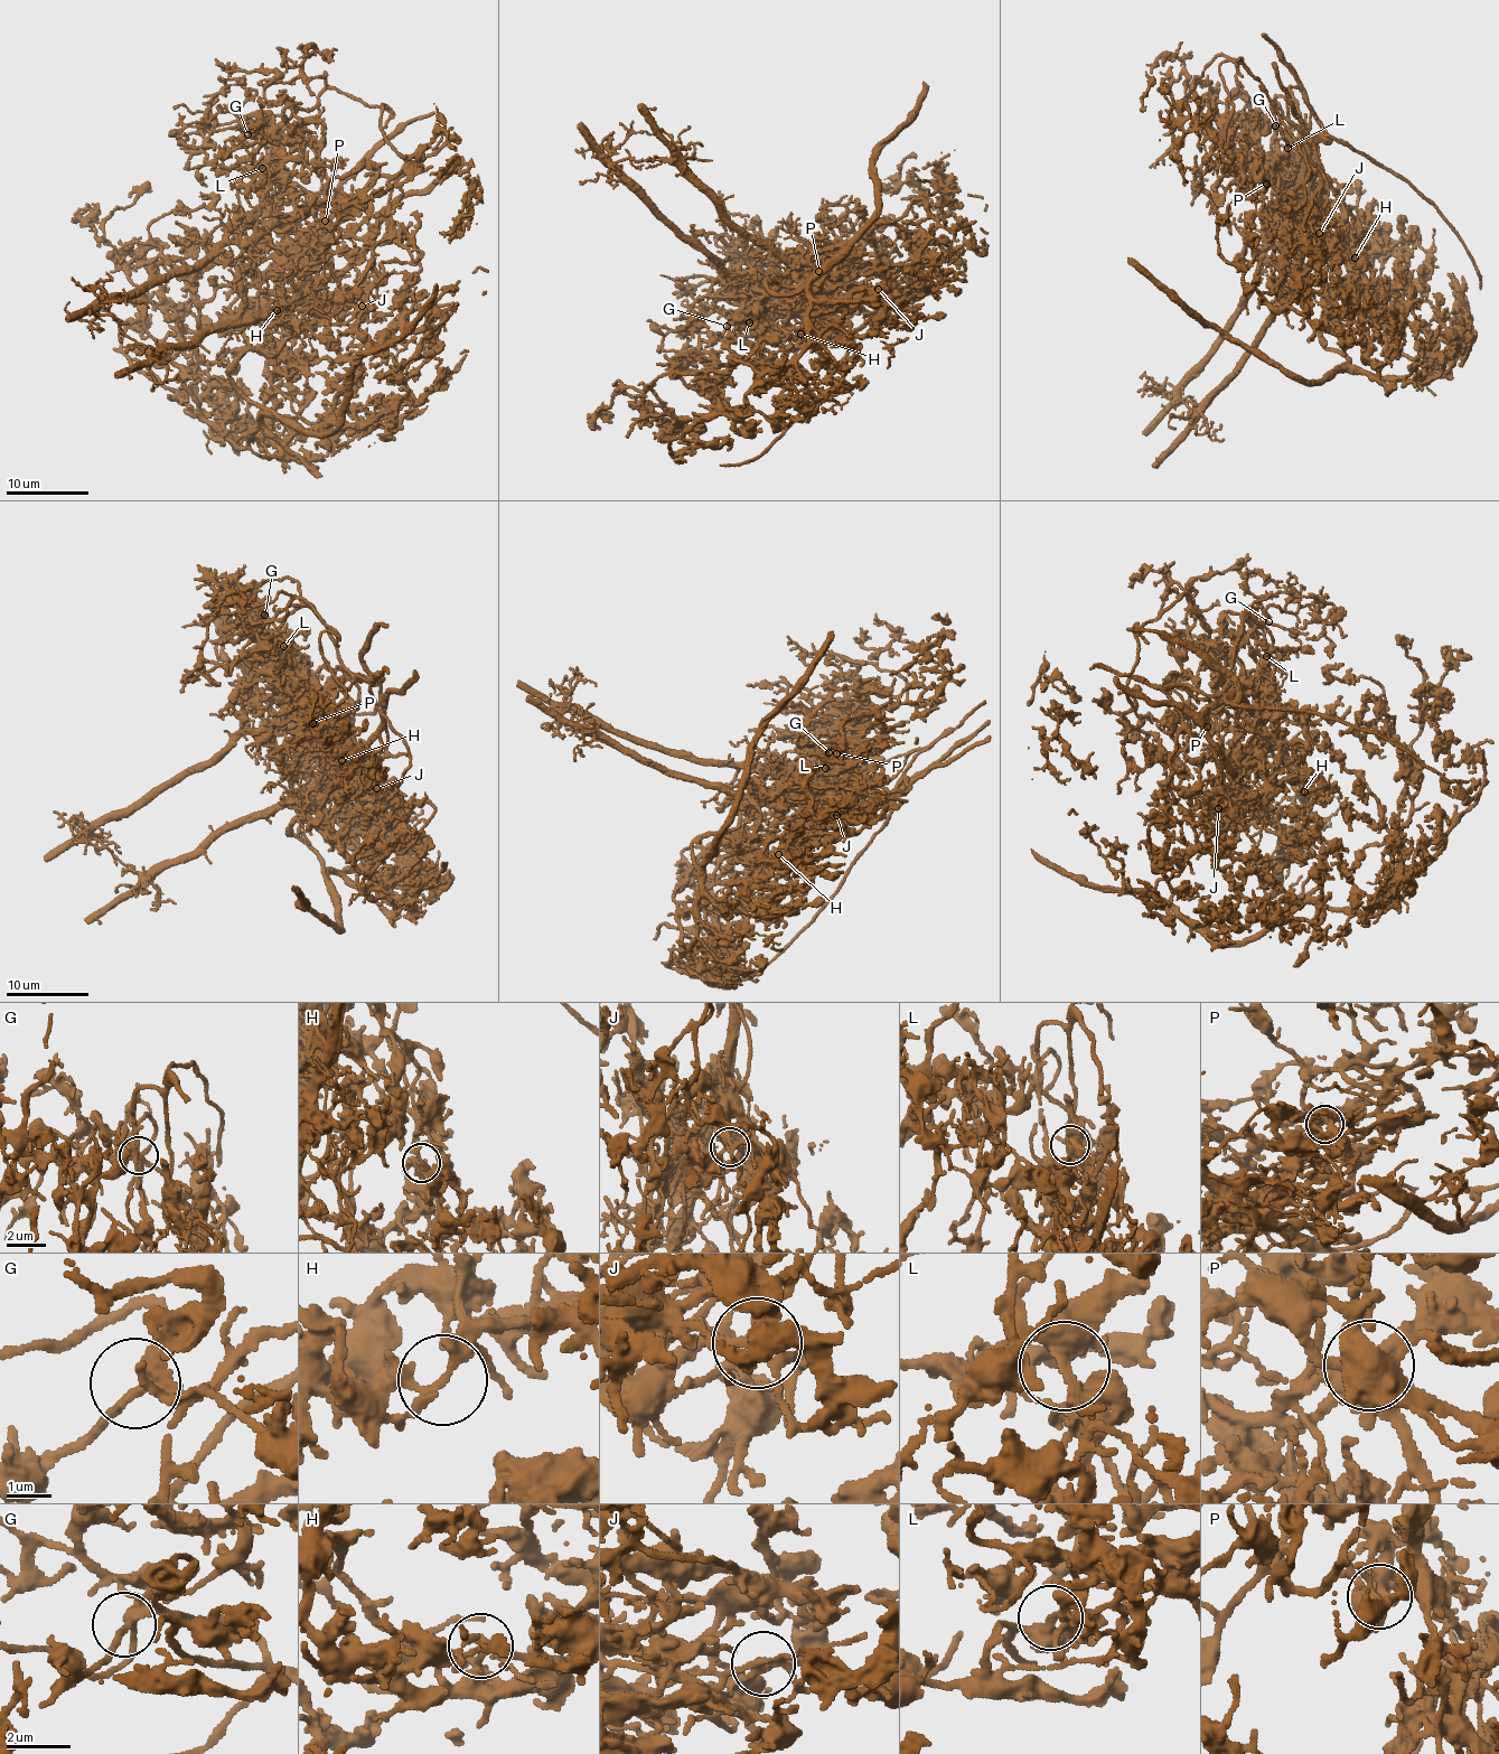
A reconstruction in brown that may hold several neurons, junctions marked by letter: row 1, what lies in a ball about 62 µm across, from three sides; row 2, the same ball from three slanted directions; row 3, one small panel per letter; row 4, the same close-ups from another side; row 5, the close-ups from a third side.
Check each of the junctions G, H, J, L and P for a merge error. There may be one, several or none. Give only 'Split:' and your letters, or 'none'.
Split: H, J, L

